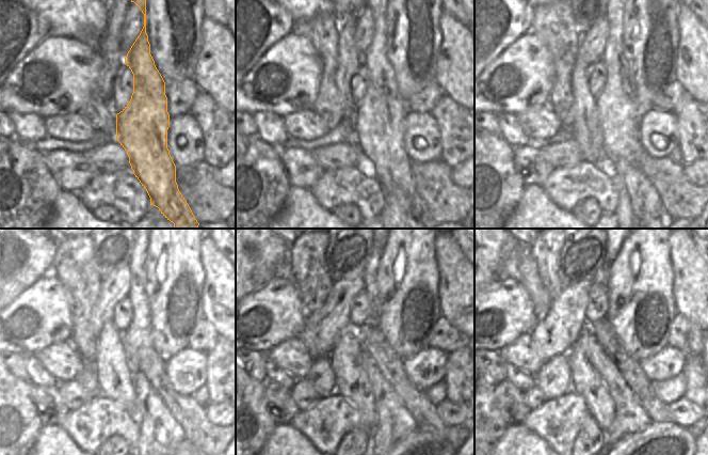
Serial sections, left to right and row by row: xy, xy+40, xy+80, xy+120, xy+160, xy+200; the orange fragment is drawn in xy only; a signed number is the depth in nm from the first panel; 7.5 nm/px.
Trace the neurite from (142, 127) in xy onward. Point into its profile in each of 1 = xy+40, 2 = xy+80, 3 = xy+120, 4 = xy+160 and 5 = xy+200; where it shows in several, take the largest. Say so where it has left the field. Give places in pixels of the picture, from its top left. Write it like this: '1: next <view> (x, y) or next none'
1: next xy+40 (381, 115)
2: next xy+80 (618, 115)
3: next xy+120 (137, 335)
4: next xy+160 (370, 270)
5: next xy+200 (602, 273)

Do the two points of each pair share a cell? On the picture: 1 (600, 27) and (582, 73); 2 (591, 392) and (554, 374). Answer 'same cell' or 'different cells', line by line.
1: different cells
2: different cells

